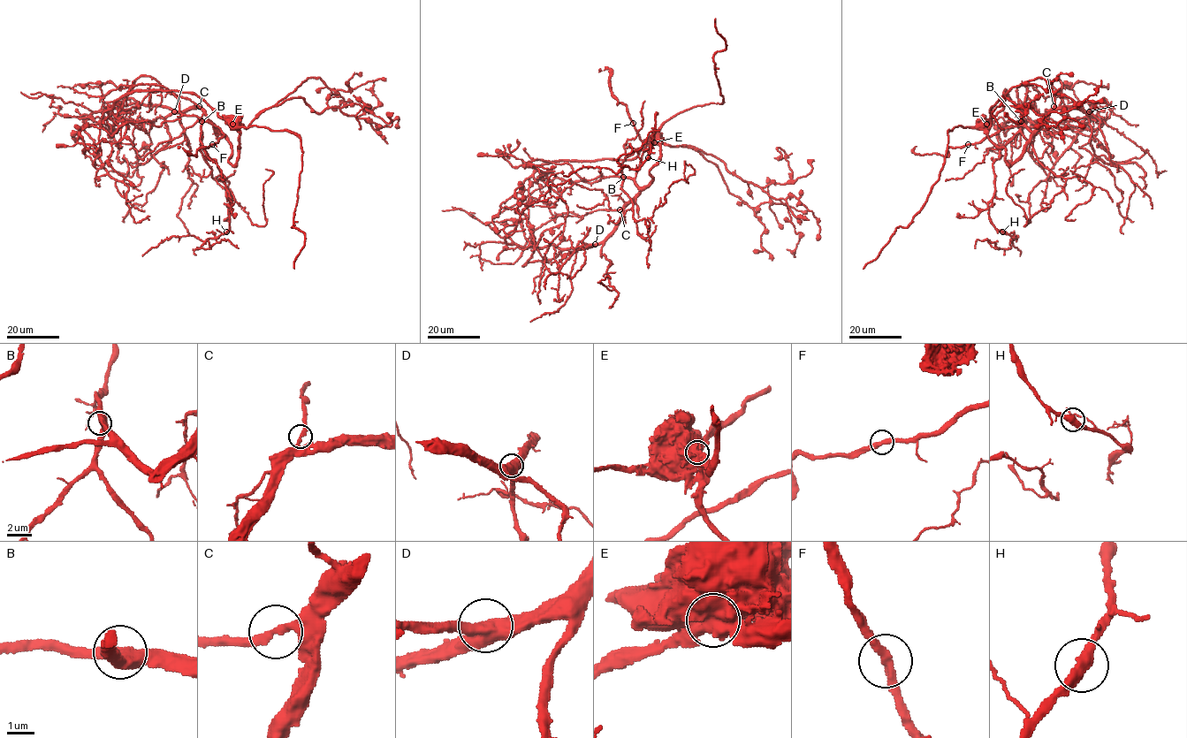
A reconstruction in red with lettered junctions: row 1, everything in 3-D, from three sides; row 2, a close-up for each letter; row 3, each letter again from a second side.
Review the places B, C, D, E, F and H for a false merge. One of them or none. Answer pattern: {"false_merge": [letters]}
{"false_merge": ["E"]}

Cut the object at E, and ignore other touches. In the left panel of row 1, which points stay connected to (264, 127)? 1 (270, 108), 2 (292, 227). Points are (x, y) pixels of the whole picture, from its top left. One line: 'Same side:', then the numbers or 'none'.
Same side: 2

